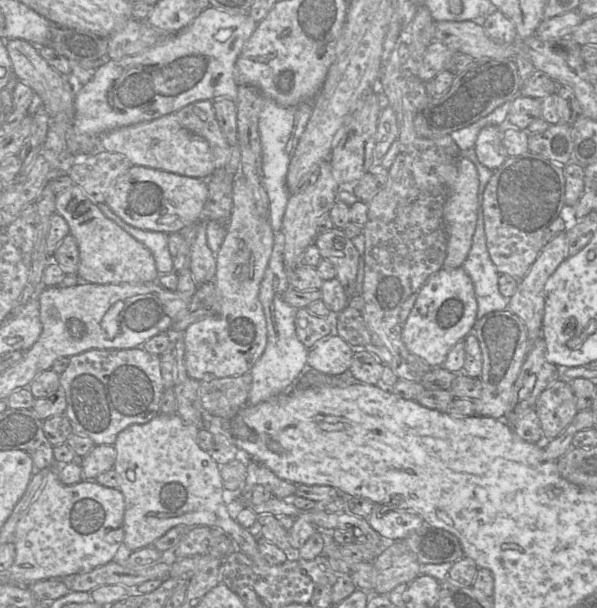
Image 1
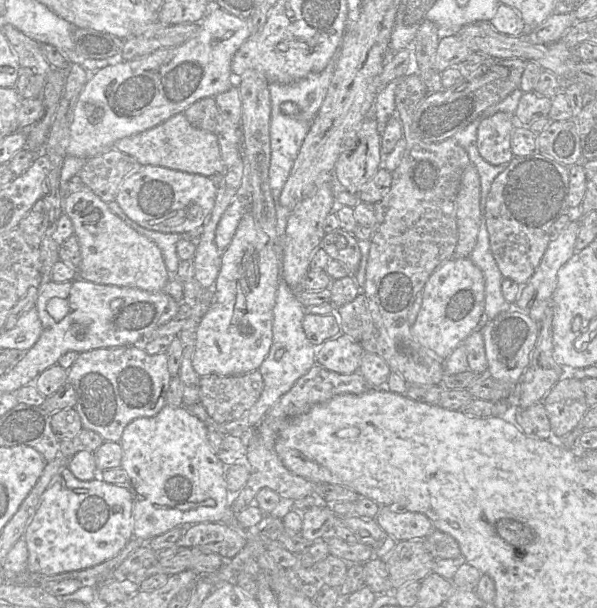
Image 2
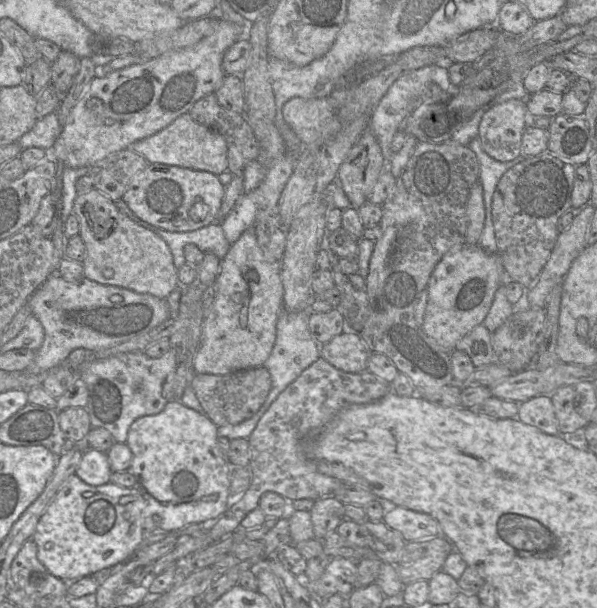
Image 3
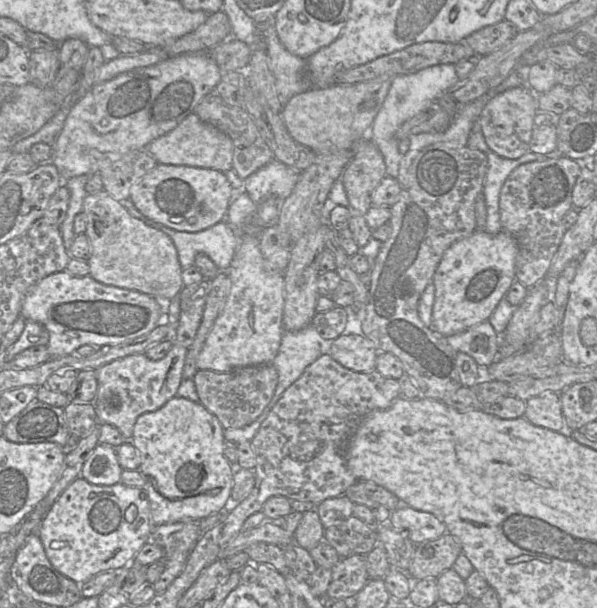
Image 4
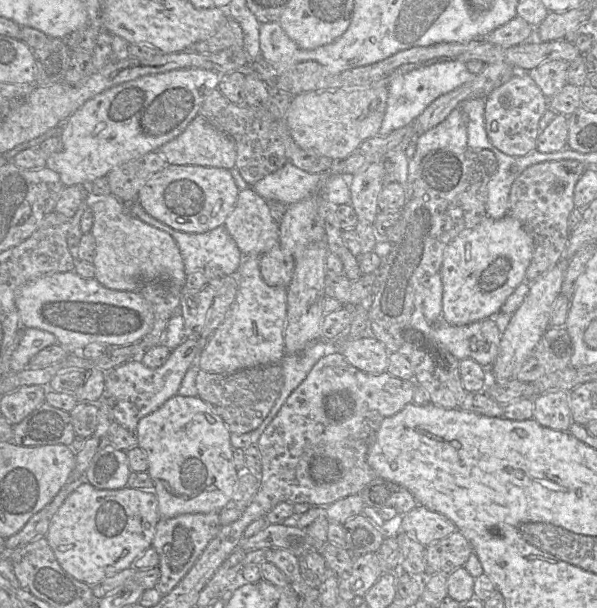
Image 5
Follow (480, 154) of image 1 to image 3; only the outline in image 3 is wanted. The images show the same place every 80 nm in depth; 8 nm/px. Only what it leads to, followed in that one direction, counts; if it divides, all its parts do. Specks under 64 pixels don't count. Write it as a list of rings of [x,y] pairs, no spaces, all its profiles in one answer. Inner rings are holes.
[[[511,99],[487,110],[479,124],[482,148],[500,162],[514,160],[521,153],[525,128],[529,125],[526,100]]]

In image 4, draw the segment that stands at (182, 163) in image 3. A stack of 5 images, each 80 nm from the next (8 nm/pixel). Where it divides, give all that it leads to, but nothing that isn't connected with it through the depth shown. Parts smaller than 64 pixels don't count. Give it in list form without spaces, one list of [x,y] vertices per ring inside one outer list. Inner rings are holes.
[[[195,113],[186,116],[176,128],[150,142],[145,148],[158,163],[210,168],[226,172],[233,168],[233,142],[225,133],[202,121]]]

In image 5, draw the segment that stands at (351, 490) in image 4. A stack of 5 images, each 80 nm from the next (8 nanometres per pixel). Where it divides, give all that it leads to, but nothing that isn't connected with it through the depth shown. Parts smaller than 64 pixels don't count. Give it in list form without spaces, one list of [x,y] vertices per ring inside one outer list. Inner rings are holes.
[[[381,477],[367,484],[358,495],[365,506],[374,509],[394,508],[400,515],[405,515],[419,505],[406,487]]]

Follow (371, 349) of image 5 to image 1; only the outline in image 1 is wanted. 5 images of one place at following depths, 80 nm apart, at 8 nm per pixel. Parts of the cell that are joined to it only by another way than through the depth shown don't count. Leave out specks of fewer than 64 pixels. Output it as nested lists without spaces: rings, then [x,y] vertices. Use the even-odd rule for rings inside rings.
[[[324,336],[308,349],[307,365],[327,375],[338,375],[350,367],[352,347],[339,336]]]

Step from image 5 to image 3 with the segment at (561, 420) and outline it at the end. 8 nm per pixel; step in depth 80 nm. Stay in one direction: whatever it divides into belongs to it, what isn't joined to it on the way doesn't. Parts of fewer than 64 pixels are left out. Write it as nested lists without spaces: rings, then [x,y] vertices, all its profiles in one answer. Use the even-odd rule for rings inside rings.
[[[550,395],[533,397],[519,404],[518,418],[542,432],[558,436],[558,422]]]

